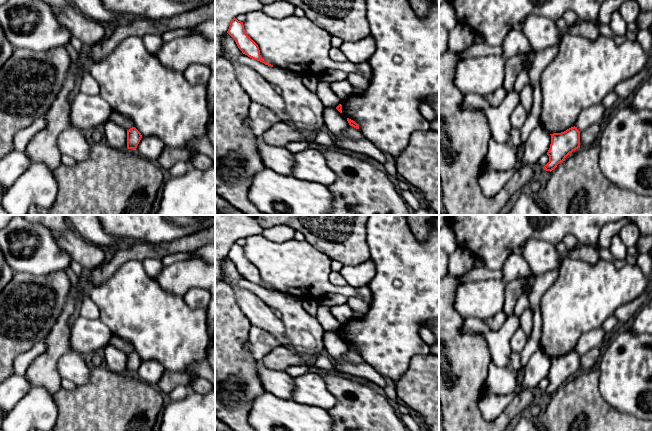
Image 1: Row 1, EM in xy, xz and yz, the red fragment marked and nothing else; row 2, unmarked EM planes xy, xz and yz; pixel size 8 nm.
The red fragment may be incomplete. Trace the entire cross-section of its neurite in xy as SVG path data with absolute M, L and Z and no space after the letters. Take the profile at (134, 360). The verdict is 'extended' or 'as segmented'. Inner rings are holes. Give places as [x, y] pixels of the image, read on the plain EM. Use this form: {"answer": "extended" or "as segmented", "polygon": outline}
{"answer": "as segmented", "polygon": "M135 351L127 354L127 372L136 374L141 362L141 357Z"}

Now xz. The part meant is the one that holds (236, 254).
{"answer": "as segmented", "polygon": "M235 241L230 245L227 257L235 264L238 272L248 281L260 285L265 289L273 289L265 286L260 279L258 269L246 258L243 246L238 245Z"}

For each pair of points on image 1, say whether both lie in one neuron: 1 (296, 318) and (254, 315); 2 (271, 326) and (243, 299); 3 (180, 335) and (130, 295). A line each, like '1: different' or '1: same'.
1: different
2: same
3: same

